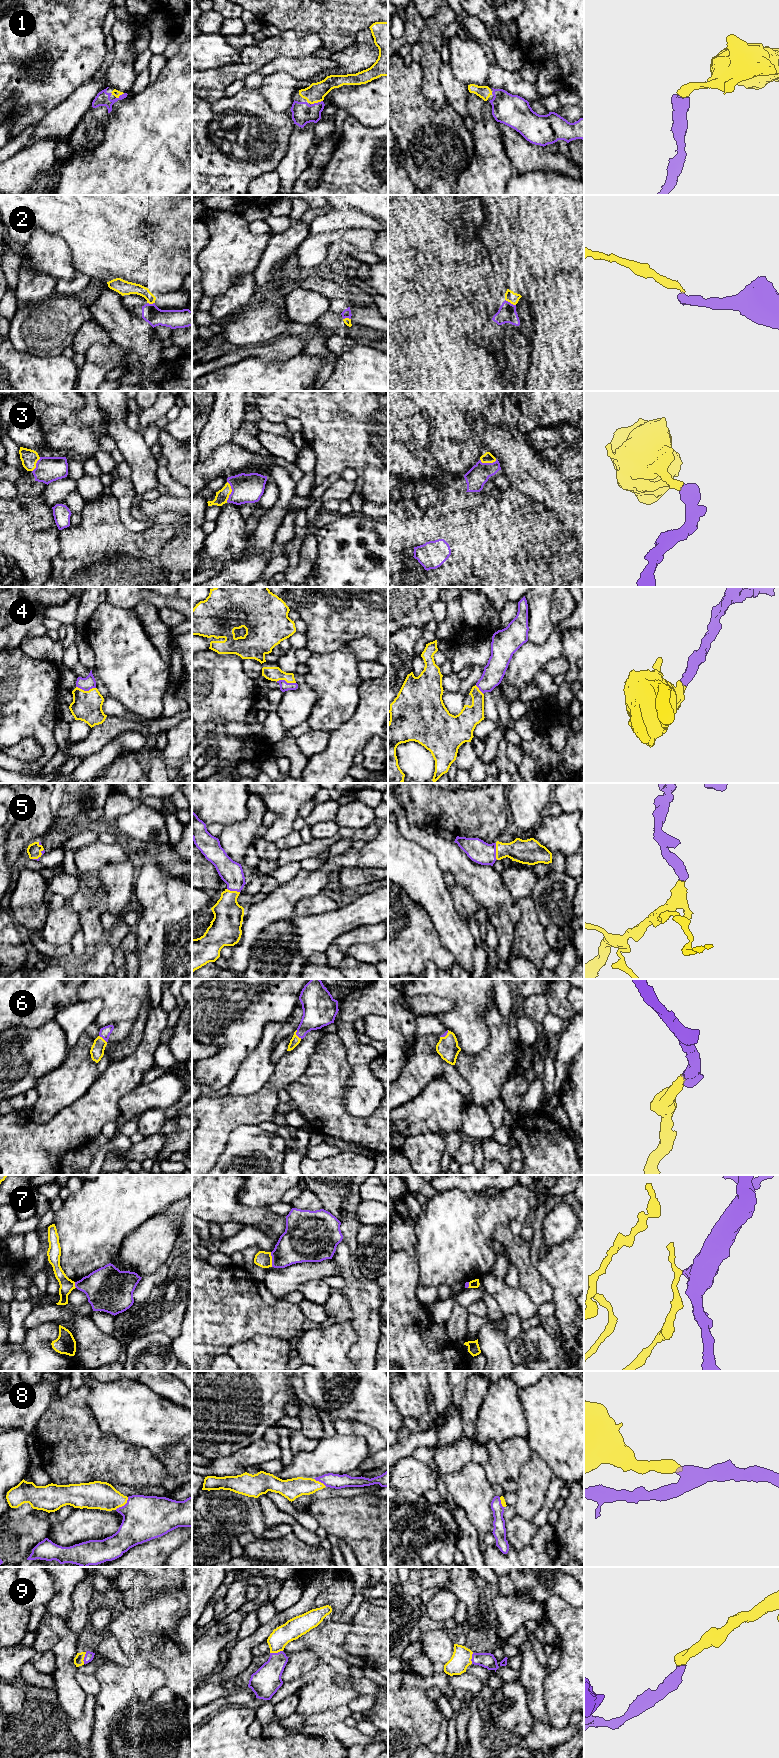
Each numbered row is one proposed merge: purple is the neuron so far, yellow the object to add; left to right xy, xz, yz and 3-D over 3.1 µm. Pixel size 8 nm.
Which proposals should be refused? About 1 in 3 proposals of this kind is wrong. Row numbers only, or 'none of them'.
2, 7

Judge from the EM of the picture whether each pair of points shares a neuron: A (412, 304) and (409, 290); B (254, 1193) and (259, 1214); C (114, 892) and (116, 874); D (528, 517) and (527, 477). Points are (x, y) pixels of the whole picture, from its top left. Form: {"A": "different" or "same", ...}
{"A": "same", "B": "different", "C": "same", "D": "different"}

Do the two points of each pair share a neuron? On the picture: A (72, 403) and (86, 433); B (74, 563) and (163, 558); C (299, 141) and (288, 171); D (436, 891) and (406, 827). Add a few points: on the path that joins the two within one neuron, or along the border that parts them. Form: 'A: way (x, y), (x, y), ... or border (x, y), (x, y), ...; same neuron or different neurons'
A: border (85, 401), (85, 404), (77, 411), (52, 404); different neurons
B: way (96, 558), (103, 551), (116, 548), (141, 555); same neuron
C: way (298, 148), (294, 153), (293, 164); same neuron
D: border (398, 829), (406, 838), (418, 843), (433, 854); different neurons

